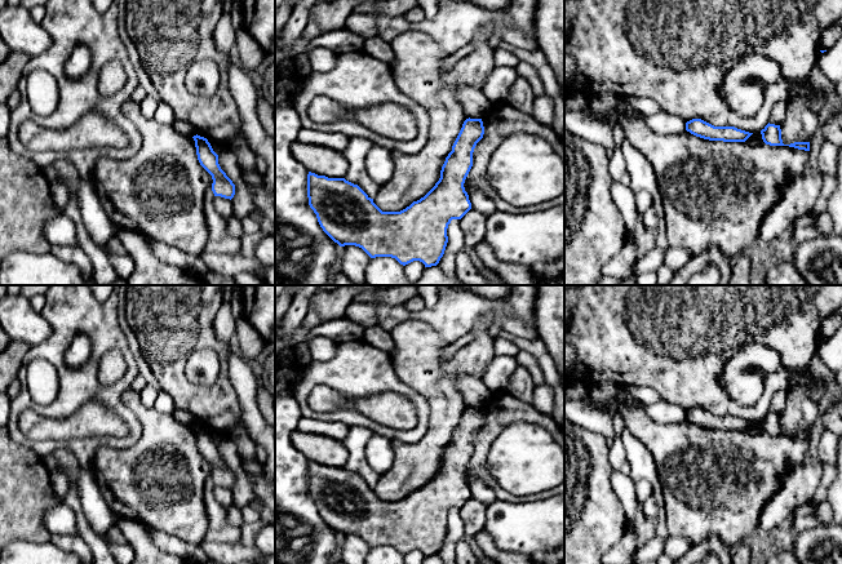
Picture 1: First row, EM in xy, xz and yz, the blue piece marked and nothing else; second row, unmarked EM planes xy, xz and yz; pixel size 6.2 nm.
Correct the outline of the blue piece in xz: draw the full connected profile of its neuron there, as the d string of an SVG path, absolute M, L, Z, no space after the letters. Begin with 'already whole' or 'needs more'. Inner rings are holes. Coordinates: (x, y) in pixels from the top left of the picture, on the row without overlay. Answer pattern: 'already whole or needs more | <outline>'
already whole | M466 408L446 447L439 470L424 487L400 501L382 501L358 474L345 467L328 467L311 461L307 463L309 494L323 520L340 536L355 534L371 547L391 546L403 555L413 550L422 551L425 556L436 555L448 532L448 514L471 498L464 472L473 456L474 438L483 423L482 408Z

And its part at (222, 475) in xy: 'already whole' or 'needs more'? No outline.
already whole

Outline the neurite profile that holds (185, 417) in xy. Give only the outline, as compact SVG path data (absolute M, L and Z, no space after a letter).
M173 407L170 414L174 417L174 419L177 419L178 422L181 422L183 425L187 425L187 426L196 425L196 421L194 419L192 414L187 410L178 409L178 408Z

